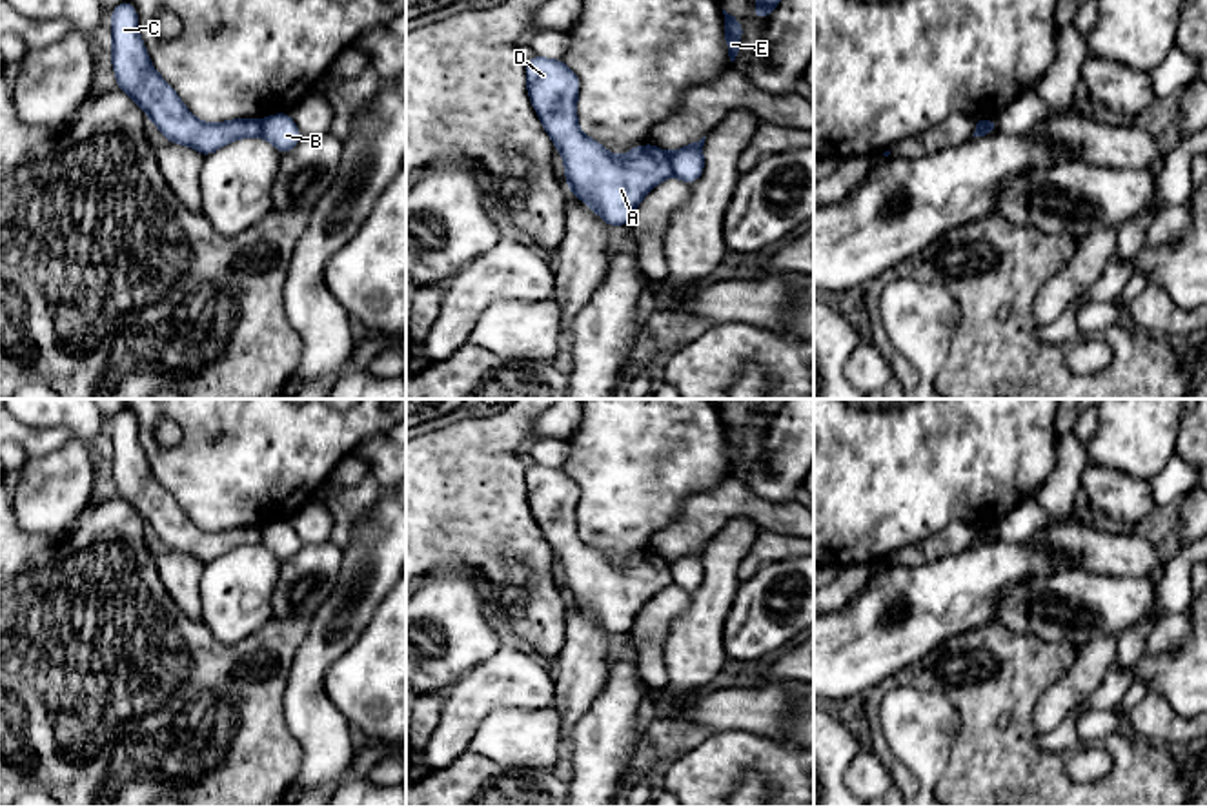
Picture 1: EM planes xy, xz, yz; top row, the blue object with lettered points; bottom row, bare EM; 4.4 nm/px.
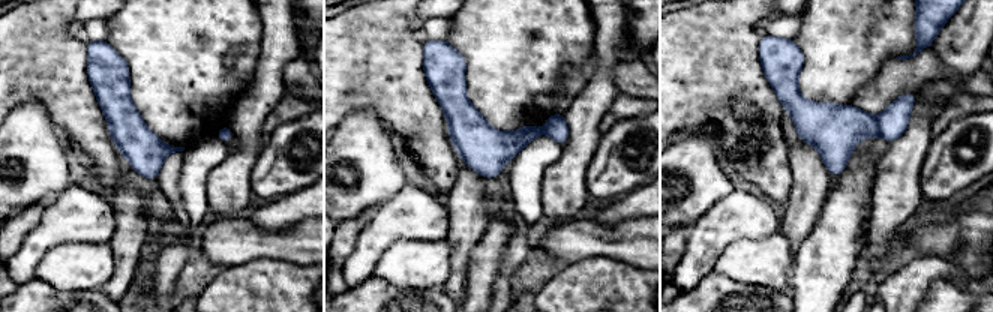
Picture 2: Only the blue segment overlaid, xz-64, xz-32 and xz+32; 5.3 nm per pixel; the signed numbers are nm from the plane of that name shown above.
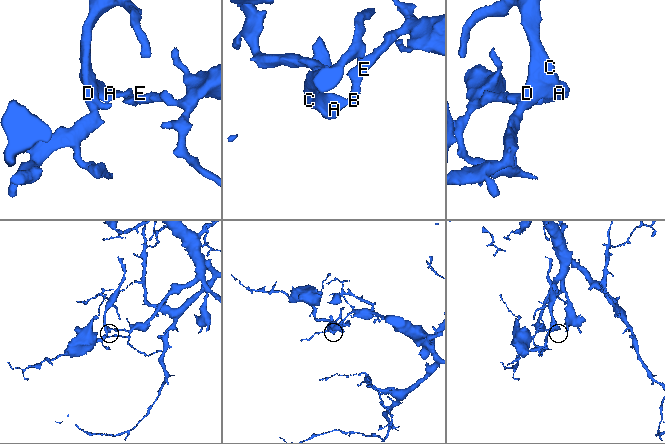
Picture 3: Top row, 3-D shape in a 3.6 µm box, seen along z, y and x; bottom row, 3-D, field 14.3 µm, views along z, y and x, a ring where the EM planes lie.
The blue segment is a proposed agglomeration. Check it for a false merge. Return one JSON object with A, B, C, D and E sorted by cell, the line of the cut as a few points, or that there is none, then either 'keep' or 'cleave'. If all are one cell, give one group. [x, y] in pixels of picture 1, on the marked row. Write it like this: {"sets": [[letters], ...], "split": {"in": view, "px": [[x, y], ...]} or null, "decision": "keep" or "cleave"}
{"sets": [["A", "C", "D"], ["B", "E"]], "split": {"in": "xz", "px": [[669, 155], [672, 173]]}, "decision": "cleave"}

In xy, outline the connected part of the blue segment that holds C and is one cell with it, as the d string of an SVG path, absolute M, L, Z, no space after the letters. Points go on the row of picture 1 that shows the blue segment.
M122 0L111 11L111 33L111 62L118 89L142 107L167 142L189 146L208 157L237 138L262 135L259 118L206 124L189 113L175 89L155 71L131 2Z

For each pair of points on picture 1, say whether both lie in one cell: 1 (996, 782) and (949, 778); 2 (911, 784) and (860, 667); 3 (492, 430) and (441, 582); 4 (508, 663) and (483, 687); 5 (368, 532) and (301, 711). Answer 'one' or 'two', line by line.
1: one
2: two
3: two
4: one
5: one

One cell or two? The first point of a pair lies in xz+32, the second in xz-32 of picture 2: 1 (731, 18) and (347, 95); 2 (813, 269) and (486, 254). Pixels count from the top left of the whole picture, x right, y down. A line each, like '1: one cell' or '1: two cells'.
1: one cell
2: one cell

